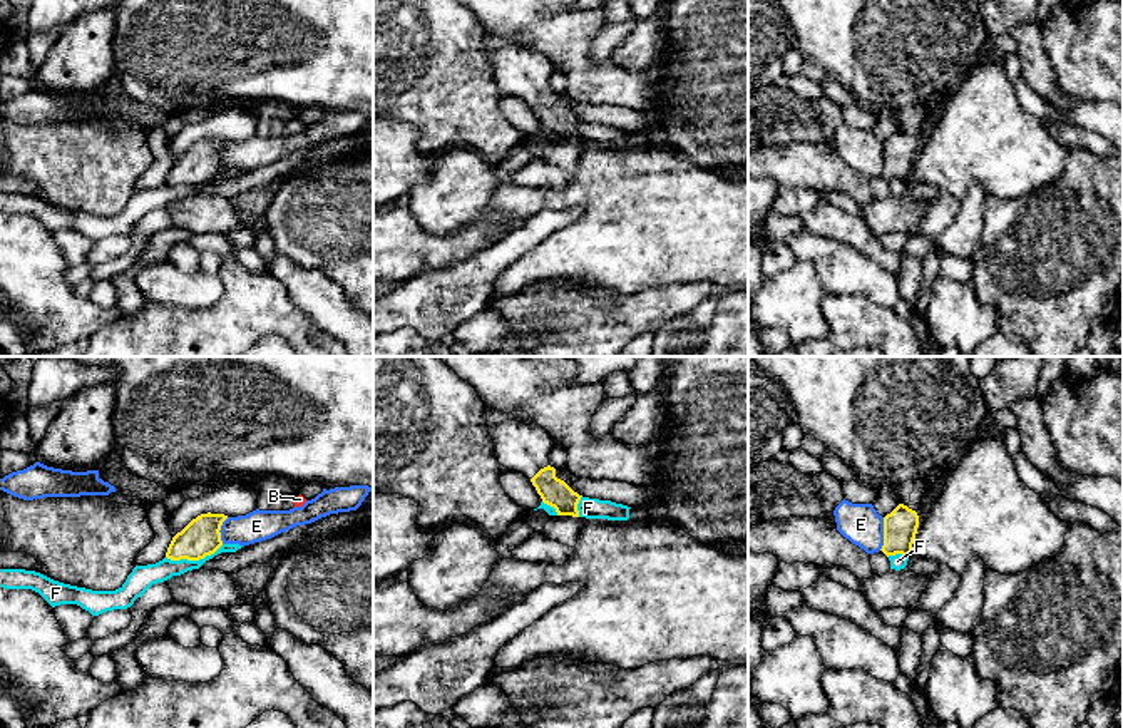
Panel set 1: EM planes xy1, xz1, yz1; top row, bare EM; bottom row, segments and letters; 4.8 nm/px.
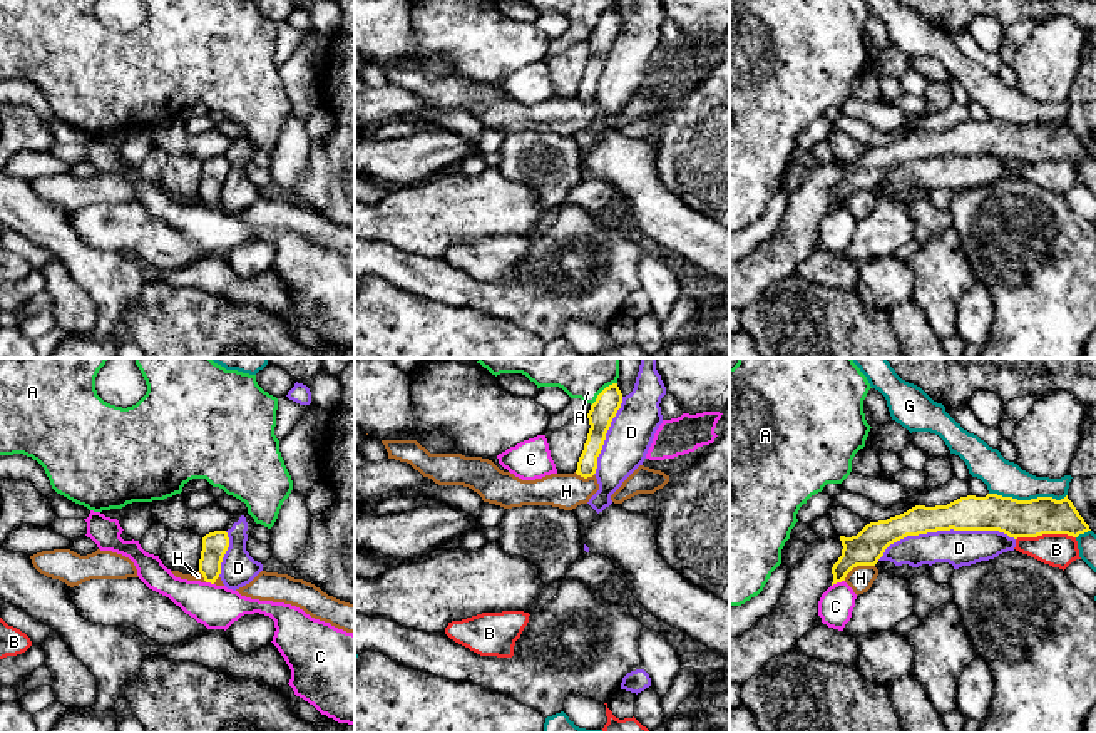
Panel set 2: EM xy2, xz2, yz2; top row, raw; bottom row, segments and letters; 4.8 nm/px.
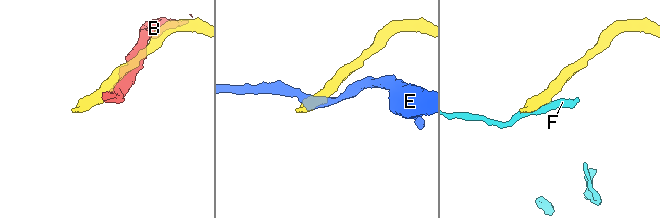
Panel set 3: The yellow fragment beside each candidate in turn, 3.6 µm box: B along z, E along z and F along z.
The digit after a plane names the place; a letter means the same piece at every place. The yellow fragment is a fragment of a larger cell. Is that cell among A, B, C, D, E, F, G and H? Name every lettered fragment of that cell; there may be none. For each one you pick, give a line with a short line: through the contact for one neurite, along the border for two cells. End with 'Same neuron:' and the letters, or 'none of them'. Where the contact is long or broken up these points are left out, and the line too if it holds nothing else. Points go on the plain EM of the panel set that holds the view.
Same neuron: none of them

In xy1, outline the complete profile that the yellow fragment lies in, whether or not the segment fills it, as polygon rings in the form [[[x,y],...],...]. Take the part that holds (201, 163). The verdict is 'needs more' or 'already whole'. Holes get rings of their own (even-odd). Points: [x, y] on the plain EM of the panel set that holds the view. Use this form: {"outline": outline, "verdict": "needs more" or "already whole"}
{"outline": [[[201,139],[177,157],[166,177],[171,186],[199,186],[214,179],[221,171],[221,151],[228,144],[224,139]]], "verdict": "already whole"}

